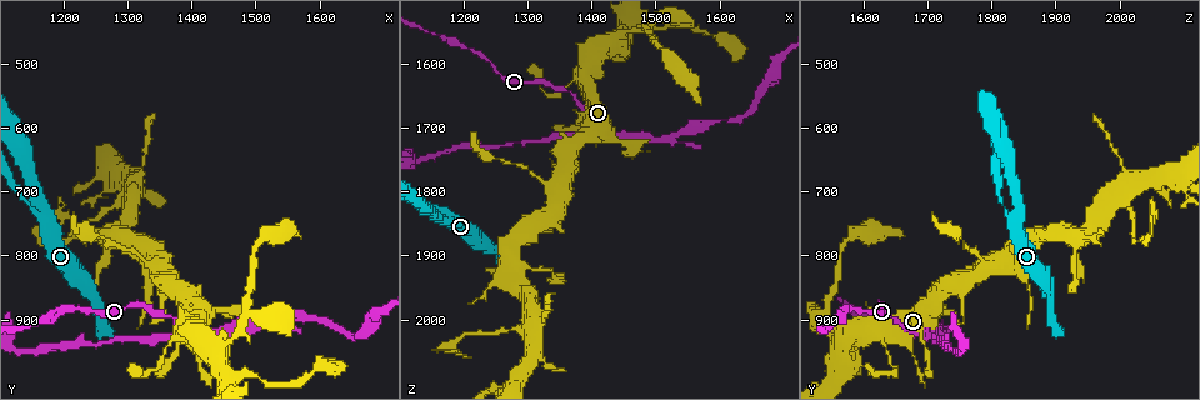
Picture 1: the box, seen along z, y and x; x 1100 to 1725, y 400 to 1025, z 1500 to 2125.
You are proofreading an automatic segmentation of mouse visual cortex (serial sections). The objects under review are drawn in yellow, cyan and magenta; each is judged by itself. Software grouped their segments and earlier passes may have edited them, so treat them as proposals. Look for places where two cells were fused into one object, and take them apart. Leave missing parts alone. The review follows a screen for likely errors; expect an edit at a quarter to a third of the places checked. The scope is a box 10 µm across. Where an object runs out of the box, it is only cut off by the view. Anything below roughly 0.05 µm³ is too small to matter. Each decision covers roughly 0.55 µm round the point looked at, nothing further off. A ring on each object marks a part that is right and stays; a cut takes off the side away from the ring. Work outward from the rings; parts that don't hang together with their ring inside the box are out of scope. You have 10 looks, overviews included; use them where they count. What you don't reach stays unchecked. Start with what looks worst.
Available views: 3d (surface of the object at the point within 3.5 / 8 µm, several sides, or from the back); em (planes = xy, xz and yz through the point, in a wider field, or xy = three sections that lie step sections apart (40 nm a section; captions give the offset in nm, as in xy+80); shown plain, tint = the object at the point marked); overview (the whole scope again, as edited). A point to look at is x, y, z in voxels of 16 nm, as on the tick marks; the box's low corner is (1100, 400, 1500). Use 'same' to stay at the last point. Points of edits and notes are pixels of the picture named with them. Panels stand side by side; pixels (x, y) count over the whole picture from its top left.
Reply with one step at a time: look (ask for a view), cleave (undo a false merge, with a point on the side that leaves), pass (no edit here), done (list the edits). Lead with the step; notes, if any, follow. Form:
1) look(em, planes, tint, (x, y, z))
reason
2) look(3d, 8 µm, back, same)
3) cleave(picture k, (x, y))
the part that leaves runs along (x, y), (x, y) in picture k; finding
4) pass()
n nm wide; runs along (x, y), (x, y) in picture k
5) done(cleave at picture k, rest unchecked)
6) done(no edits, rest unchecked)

look(3d, 3.5 µm, (1175, 745, 1840))
side arm on a straight run

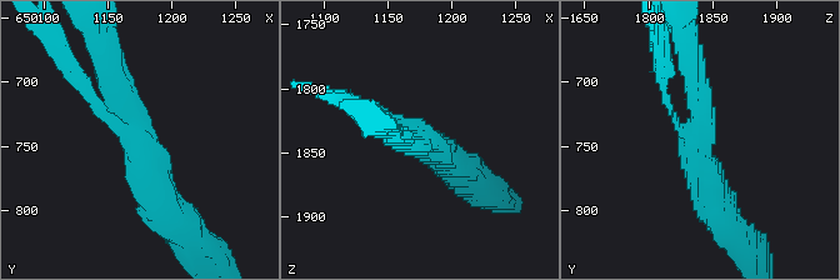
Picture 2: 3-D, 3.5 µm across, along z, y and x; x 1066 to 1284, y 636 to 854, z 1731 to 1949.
look(em, xy, step 3, tint, (1174, 742, 1838))
3 arms; arms of 100, 300, 400 nm

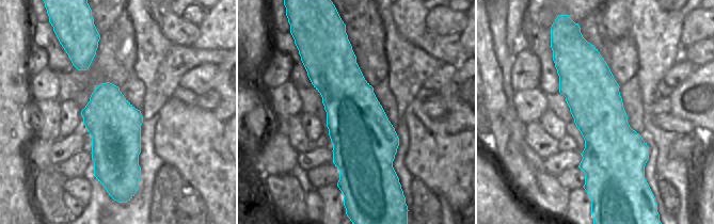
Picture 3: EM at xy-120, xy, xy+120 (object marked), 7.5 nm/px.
pass()
runs along (164, 210), (106, 61) in picture 2; continuous, no second cell

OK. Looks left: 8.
look(3d, 3.5 µm, (1435, 940, 1565))
abrupt turn

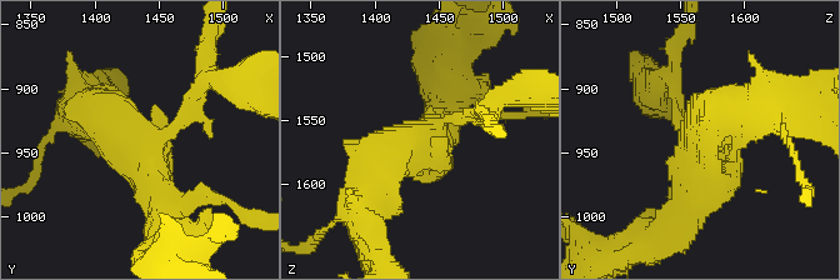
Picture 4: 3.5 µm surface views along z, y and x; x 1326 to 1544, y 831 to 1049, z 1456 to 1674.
look(em, planes, tint, (1436, 938, 1564))

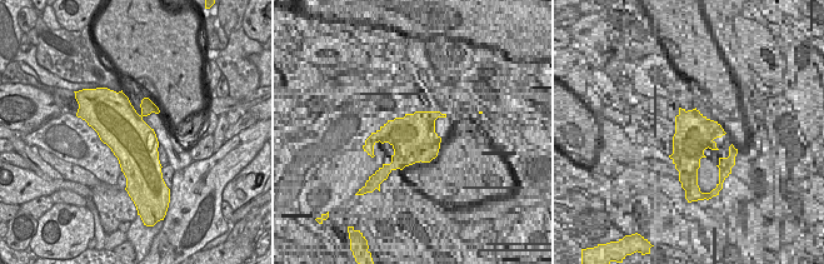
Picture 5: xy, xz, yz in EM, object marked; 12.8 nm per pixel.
pass()
600 nm wide; runs along (369, 186), (408, 138), (476, 113) in picture 4; one cell here

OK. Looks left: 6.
look(3d, 8 µm, back, (1350, 815, 1800))
thin arm on a thick one

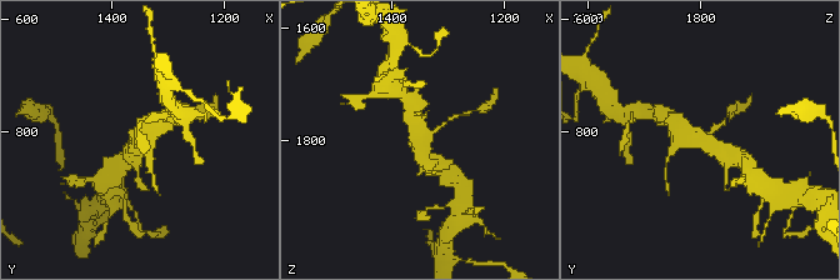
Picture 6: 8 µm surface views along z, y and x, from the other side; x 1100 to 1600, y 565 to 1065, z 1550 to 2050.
look(3d, 3.5 µm, same)
closer look

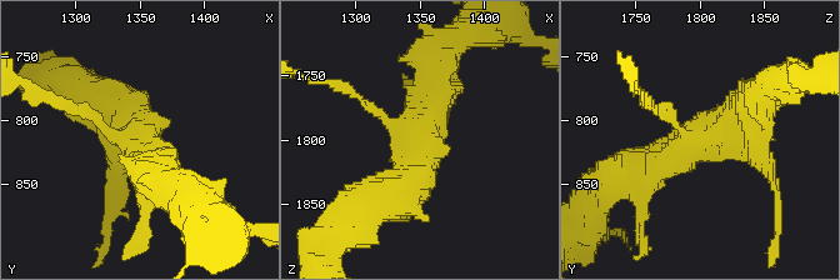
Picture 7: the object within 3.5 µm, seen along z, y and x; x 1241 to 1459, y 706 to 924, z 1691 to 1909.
look(em, xy, step 2, tint, (1350, 816, 1794))
3 arms; arms of 100, 500, 500 nm; need the tissue

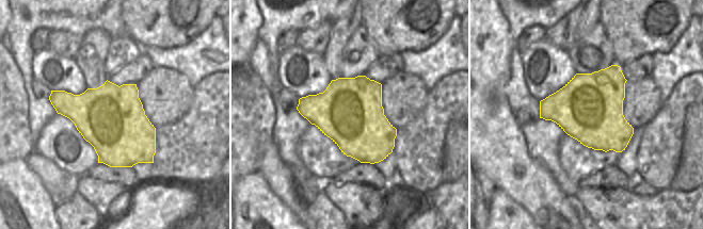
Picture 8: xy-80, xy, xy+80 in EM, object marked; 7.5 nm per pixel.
cleave(picture 7, (349, 90))
the part that leaves runs along (381, 119), (355, 93), (313, 80) in picture 7; a second cell is stuck on

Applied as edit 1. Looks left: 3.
look(3d, 3.5 µm, (1265, 730, 2020))
thick turns thin

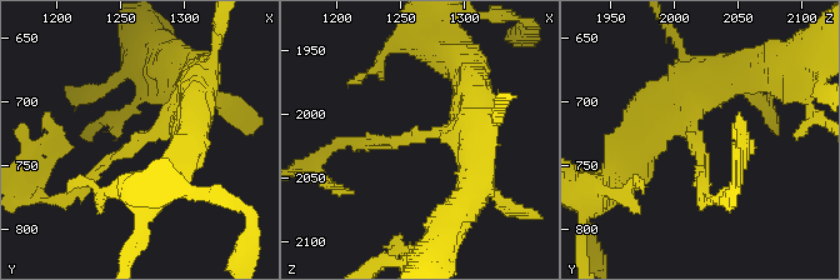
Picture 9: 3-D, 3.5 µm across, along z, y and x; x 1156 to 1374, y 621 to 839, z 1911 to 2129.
look(em, planes, tint, (1260, 736, 2018))
arms of 150, 350 nm; shape alone is not enough

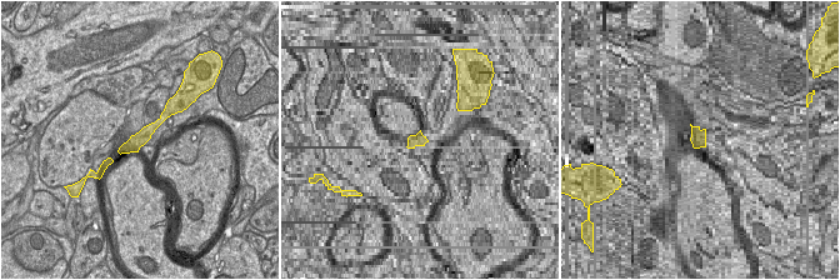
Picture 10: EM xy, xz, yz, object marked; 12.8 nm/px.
cleave(picture 9, (116, 155))
a second cell is stuck on

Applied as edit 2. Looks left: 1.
done(cleave at picture 7, cleave at picture 9, rest unchecked)

